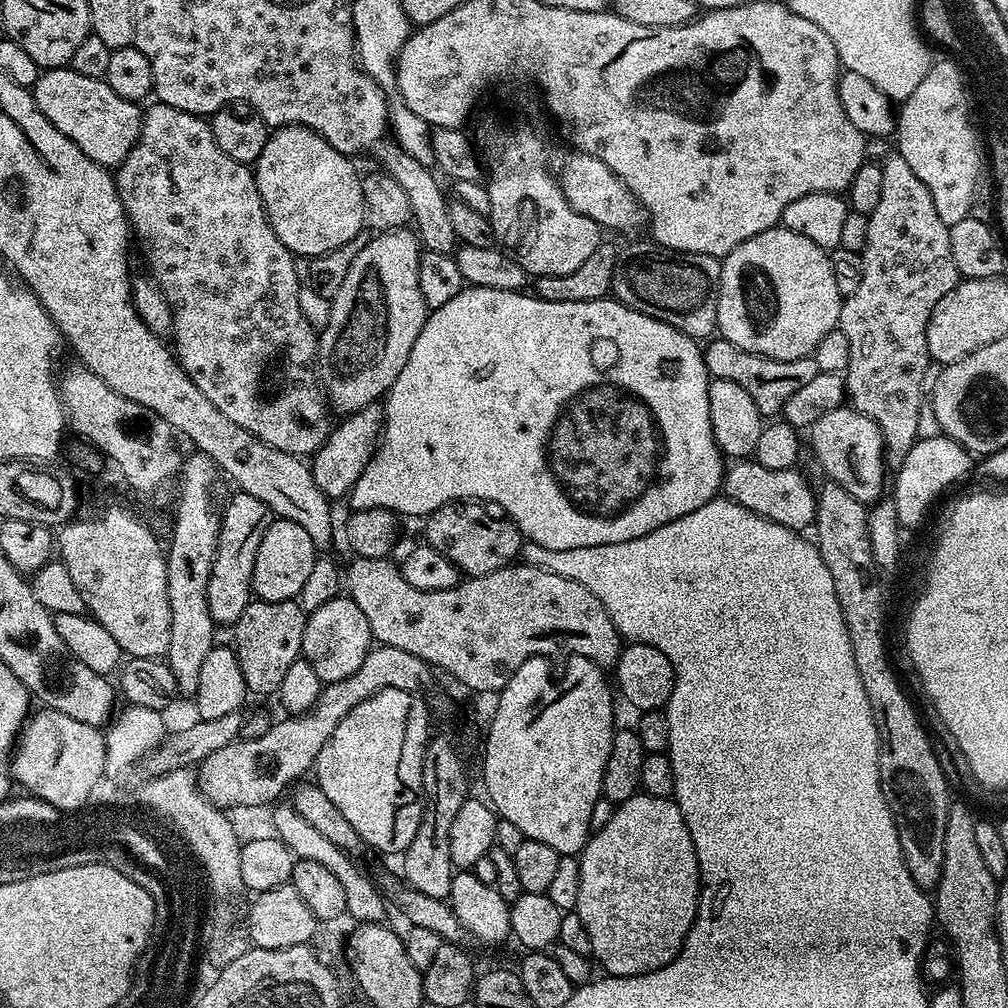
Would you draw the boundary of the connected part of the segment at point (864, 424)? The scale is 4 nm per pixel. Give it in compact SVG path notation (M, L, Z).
M841 406L822 414L822 418L815 420L810 425L811 432L816 460L831 483L842 486L846 494L858 498L858 502L862 502L865 506L877 503L885 495L884 435L875 422L866 418L866 414L857 412L851 406Z

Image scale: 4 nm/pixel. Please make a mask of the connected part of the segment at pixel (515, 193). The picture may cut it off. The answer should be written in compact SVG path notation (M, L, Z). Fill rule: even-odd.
M530 166L524 168L524 184L491 184L487 185L492 207L490 219L499 247L512 257L529 277L545 276L546 274L571 274L598 250L602 242L602 229L590 218L578 214L564 196L557 177L548 173L549 167Z

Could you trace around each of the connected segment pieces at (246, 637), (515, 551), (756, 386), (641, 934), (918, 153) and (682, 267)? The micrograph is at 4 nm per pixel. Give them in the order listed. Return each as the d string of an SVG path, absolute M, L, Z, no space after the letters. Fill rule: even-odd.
M253 599L246 610L242 610L242 618L238 618L234 625L234 647L244 681L253 697L279 693L282 678L286 678L286 670L290 670L294 661L301 659L305 619L306 614L296 600L266 602Z
M453 502L434 510L423 521L423 539L430 547L444 552L465 577L485 576L513 563L520 552L522 537L515 524L499 515L487 516L480 502Z
M723 338L709 339L703 345L702 351L709 377L712 380L738 382L738 386L742 386L742 390L746 390L746 394L750 394L750 398L754 398L754 406L758 406L761 416L765 418L772 418L783 413L786 402L790 402L790 398L802 386L808 385L820 372L818 362L814 362L811 356L793 360L775 360L743 352L741 348L734 346L734 342Z
M637 794L629 800L615 805L610 822L602 826L602 830L592 832L583 852L578 856L580 862L580 881L578 882L578 902L574 911L582 918L582 926L586 926L586 934L590 934L590 946L595 963L600 963L603 970L610 976L641 976L647 972L666 966L684 949L684 939L692 929L696 917L696 907L700 901L700 871L698 858L694 854L694 842L690 838L690 830L686 830L686 822L682 818L682 810L676 805L675 799L667 796L649 796Z
M937 59L932 67L928 69L926 78L922 78L922 82L918 82L918 86L914 86L914 94L907 96L899 105L896 131L894 133L894 141L896 140L895 151L902 158L906 158L907 164L910 165L910 170L914 170L914 174L918 174L918 179L921 180L922 186L926 186L926 190L930 190L930 198L934 198L934 210L938 210L938 218L942 218L942 222L947 225L954 222L962 222L962 218L973 215L974 208L972 208L972 203L976 200L976 183L980 180L980 146L982 150L981 141L980 144L976 141L976 128L972 125L972 116L968 113L968 92L970 96L970 88L968 90L967 86L964 85L965 73L955 59L949 59Z
M655 242L647 243L619 249L611 295L628 308L658 318L682 334L711 337L717 331L721 261L706 254L675 252Z

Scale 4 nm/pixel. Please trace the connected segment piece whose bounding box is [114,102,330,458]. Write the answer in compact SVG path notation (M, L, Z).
M159 102L149 103L147 107L143 109L140 117L140 133L136 144L115 169L114 179L124 213L128 216L128 227L134 237L135 247L137 244L144 251L144 260L152 271L151 279L164 295L170 308L172 315L170 340L174 345L174 355L184 368L184 373L194 382L194 386L198 386L198 390L202 390L202 394L210 398L210 402L214 402L214 406L222 410L222 414L226 414L226 418L230 418L234 426L240 426L242 430L246 430L254 438L264 442L266 446L272 446L274 450L301 458L311 457L328 437L330 408L318 387L316 367L318 332L306 322L302 308L298 306L298 290L302 283L302 276L301 273L300 276L296 273L297 257L286 246L282 246L278 234L274 234L266 218L266 210L258 194L255 171L249 165L239 164L234 158L222 154L218 142L214 142L211 123L186 110L178 110L174 106L166 106Z

